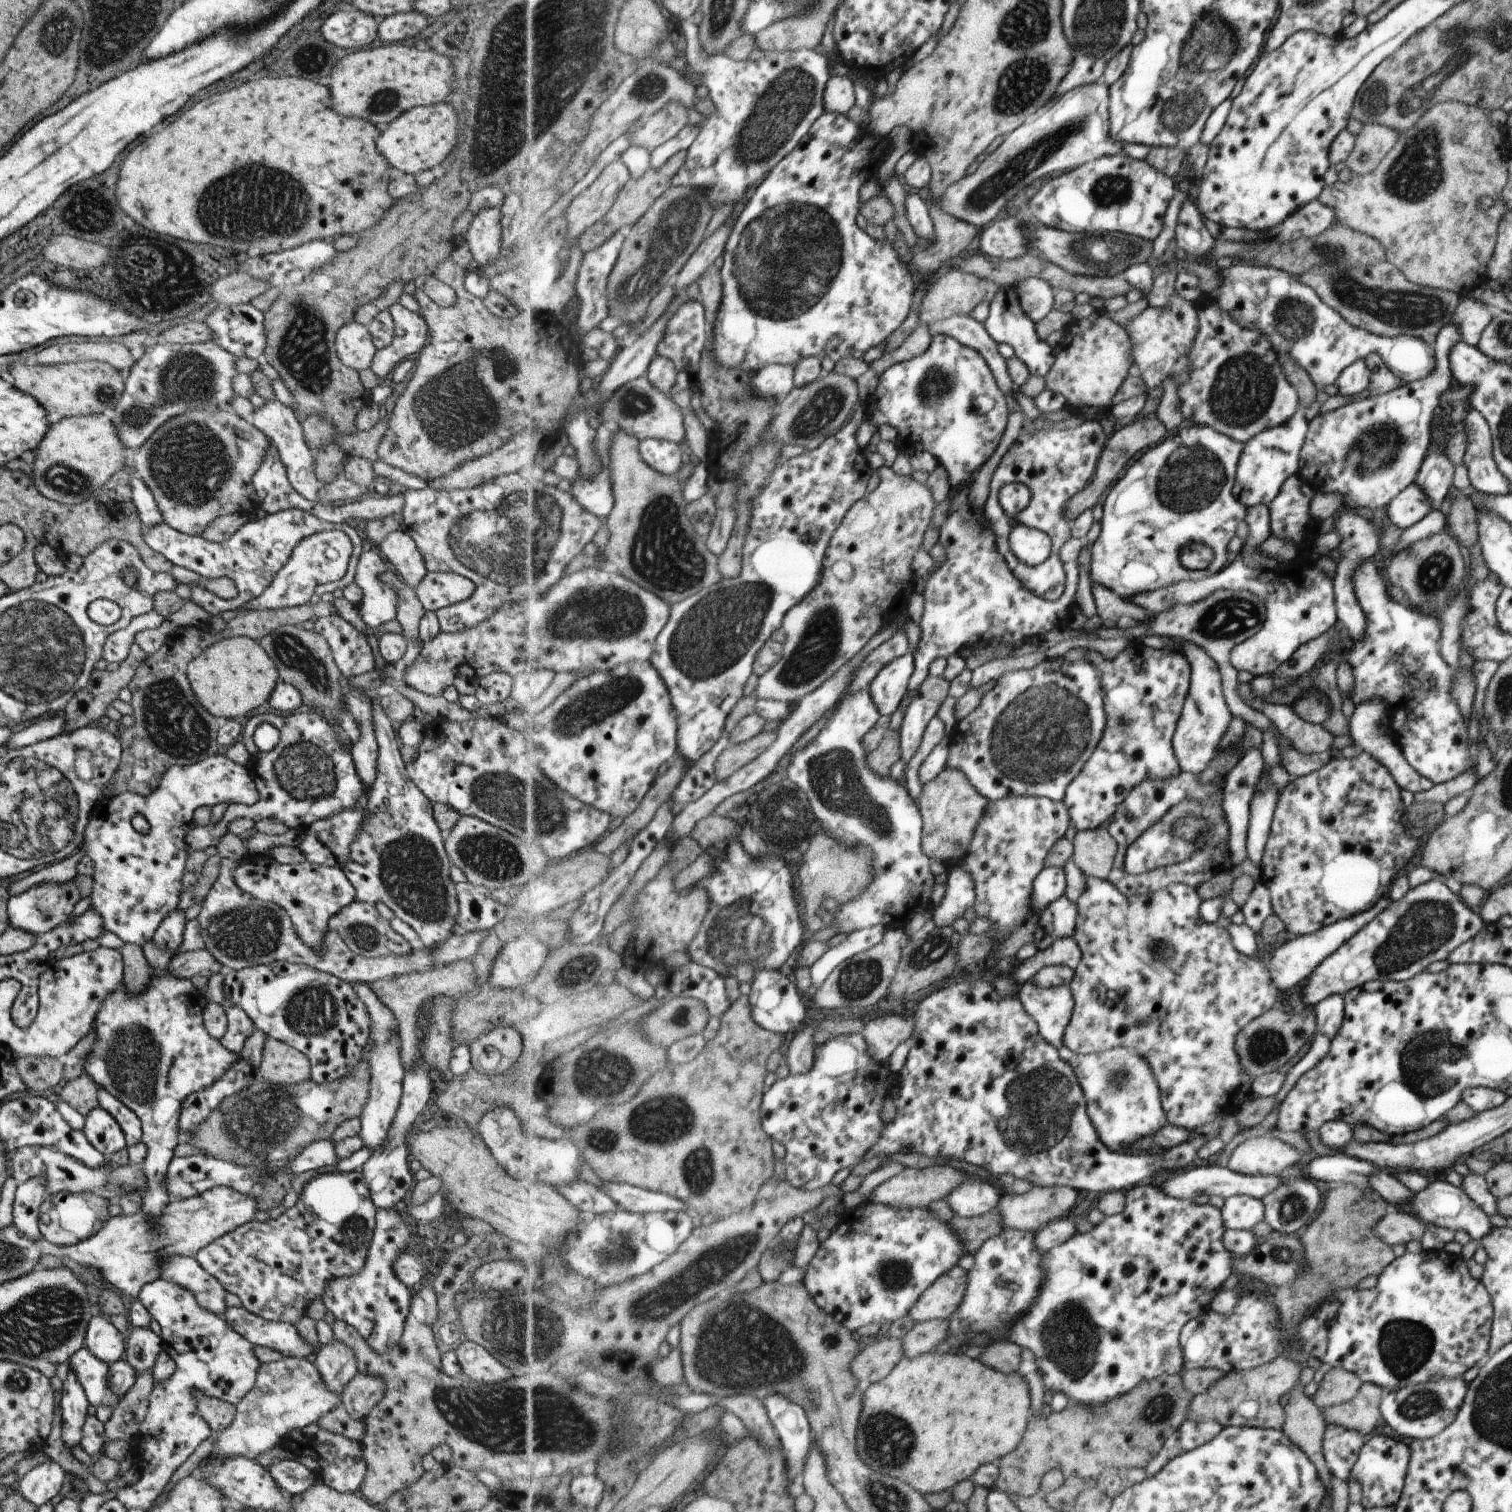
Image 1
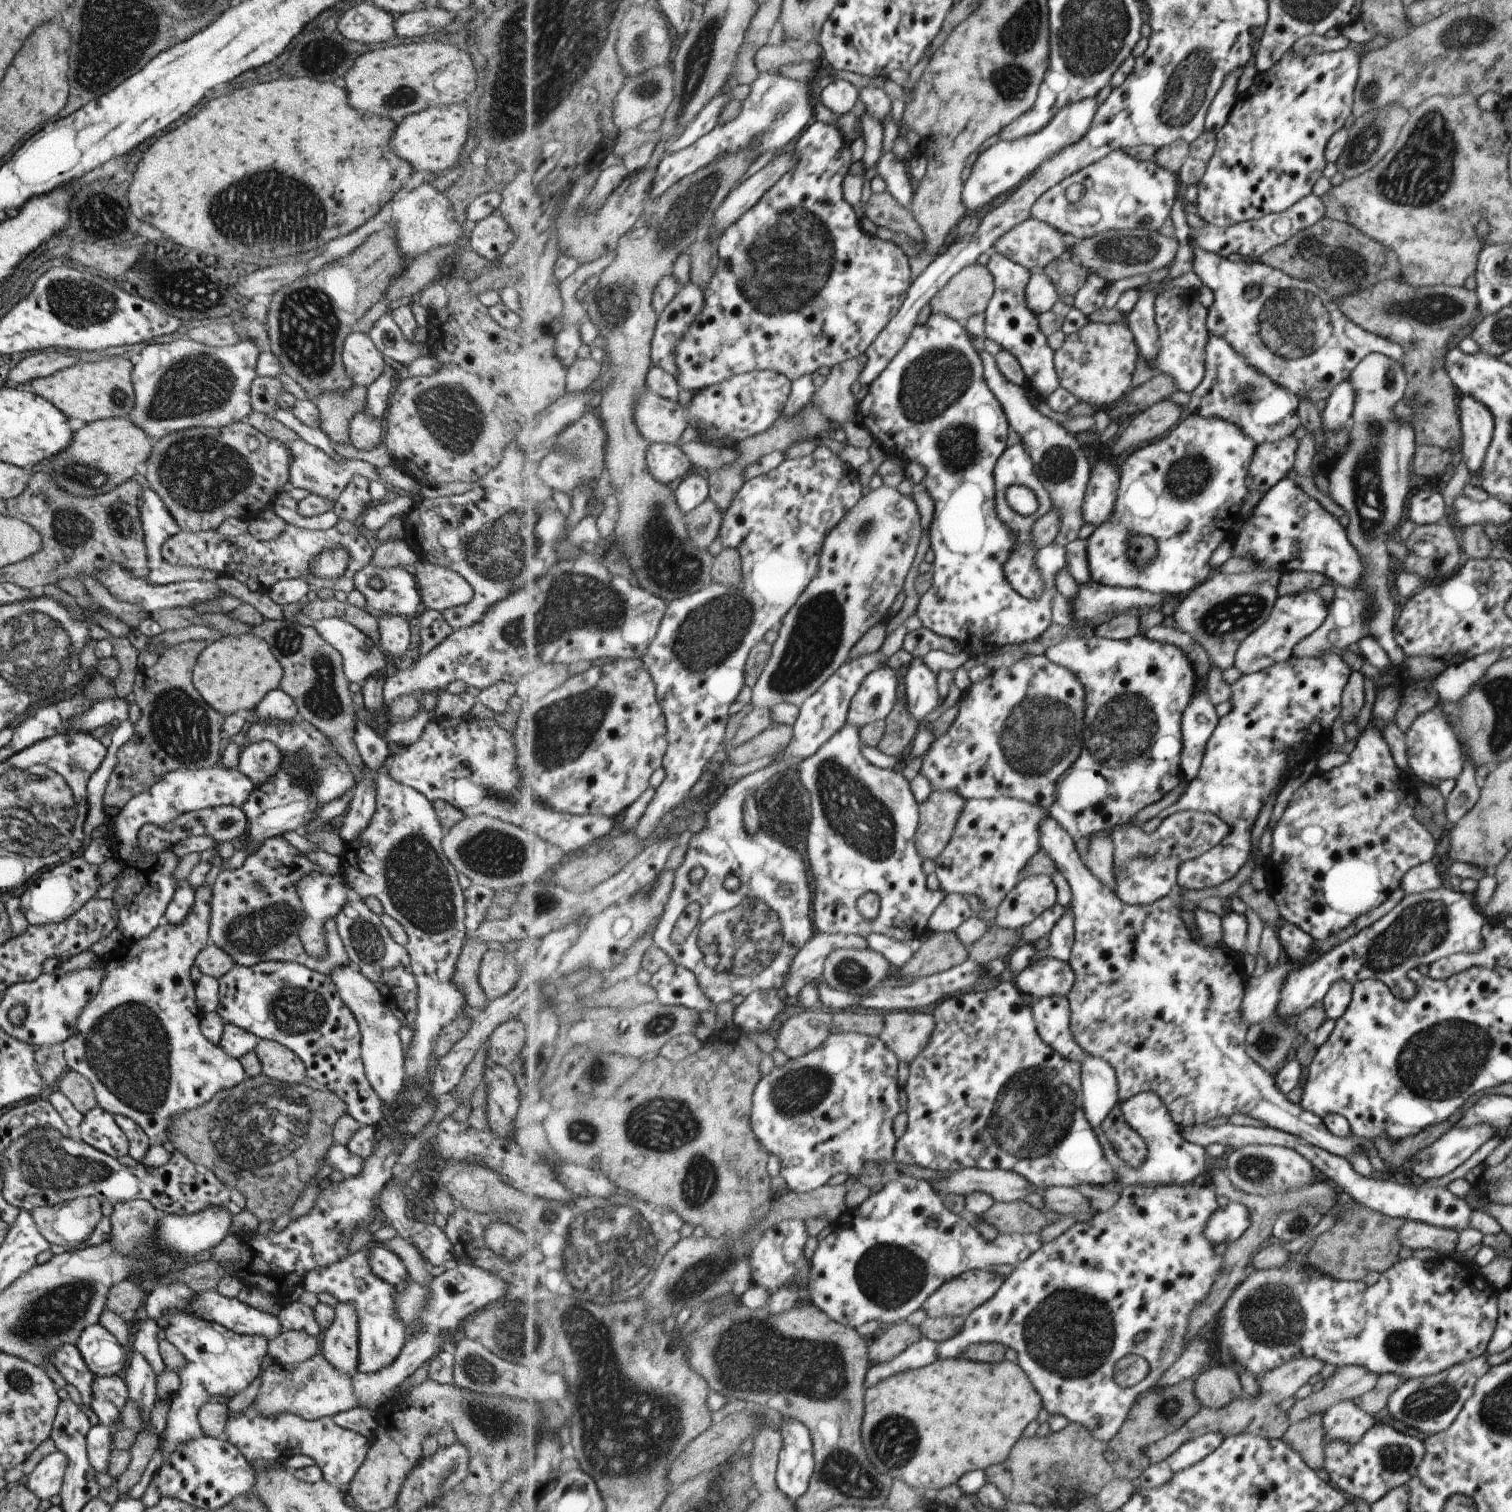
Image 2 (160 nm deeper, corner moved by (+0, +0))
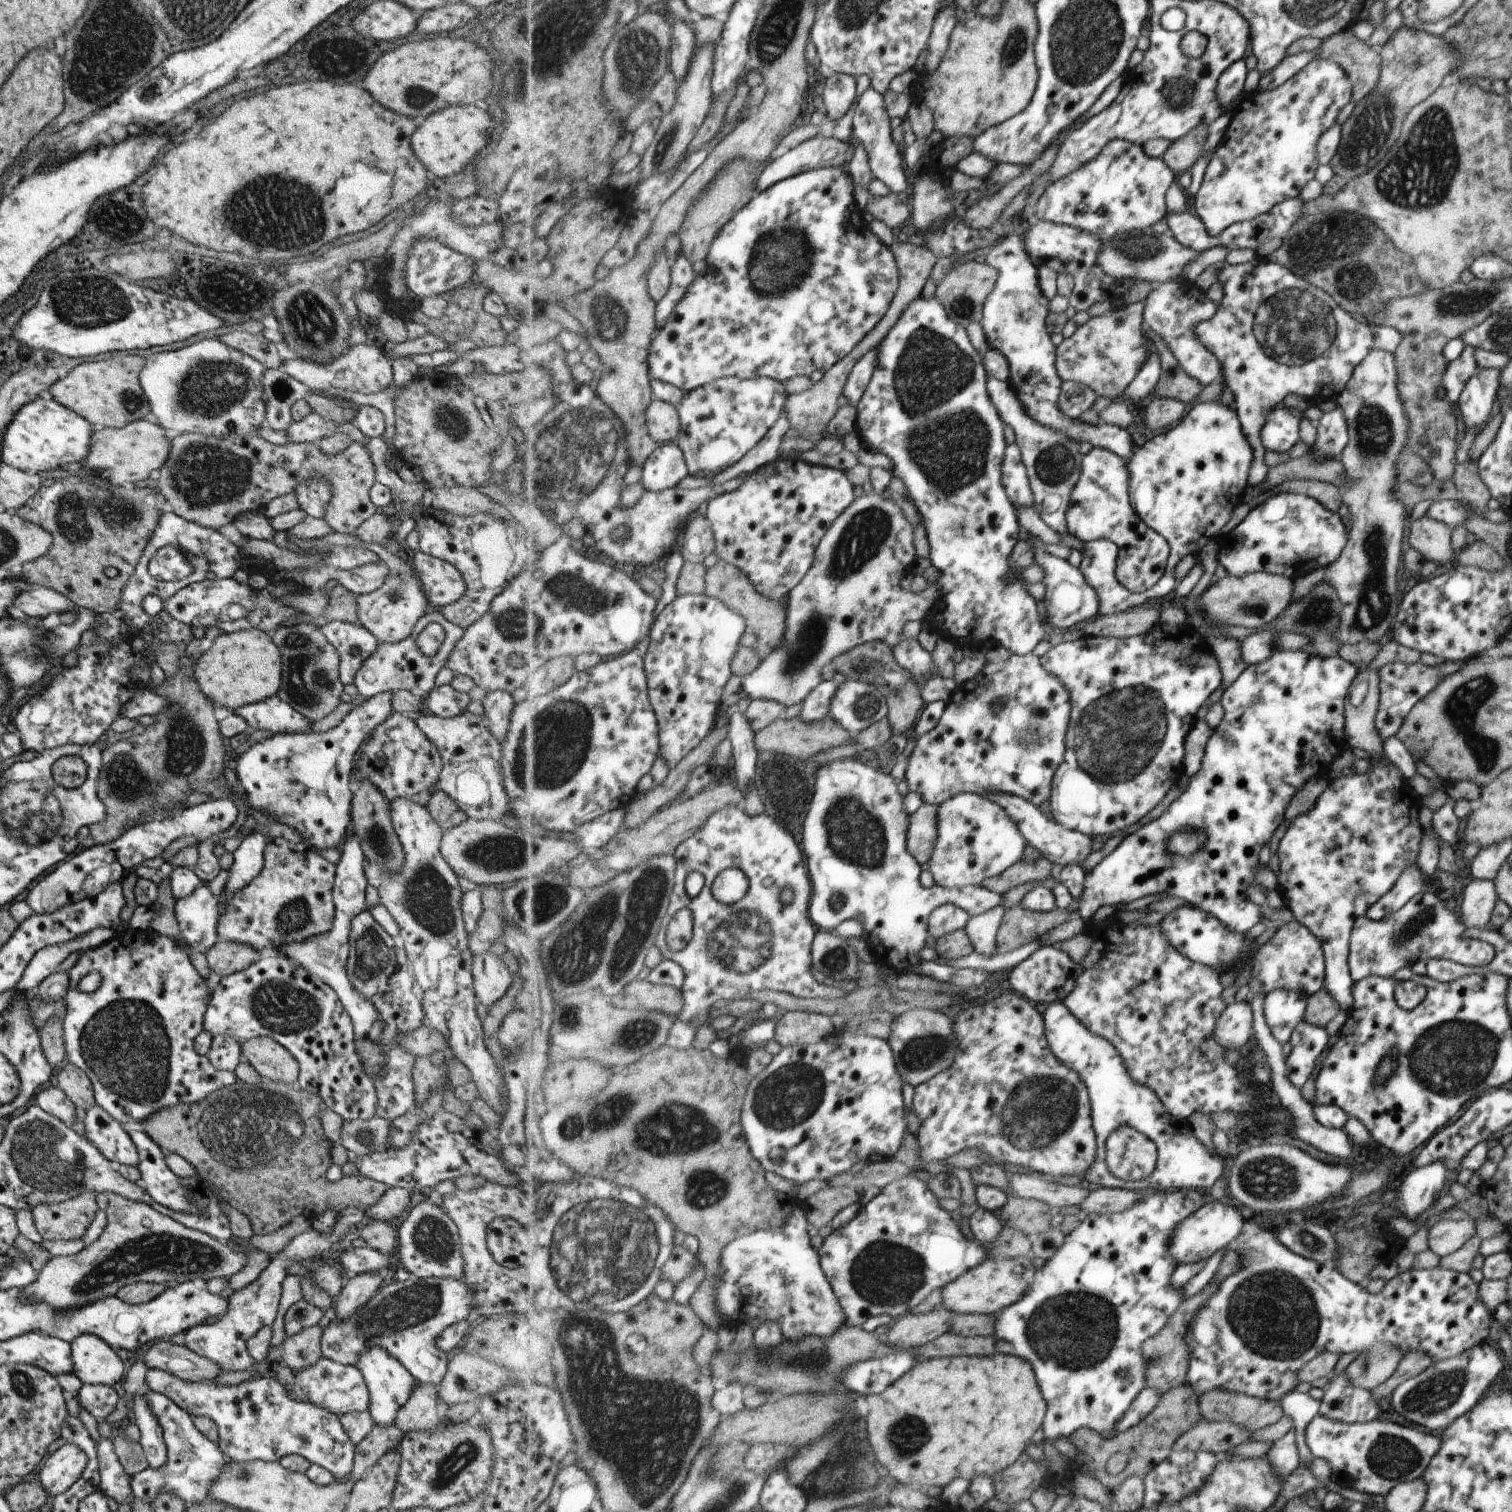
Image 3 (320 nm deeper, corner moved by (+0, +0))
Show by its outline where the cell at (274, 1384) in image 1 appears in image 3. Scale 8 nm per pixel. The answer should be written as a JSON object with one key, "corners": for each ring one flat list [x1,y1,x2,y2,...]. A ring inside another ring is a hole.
{"corners":[[321,1356,314,1365,294,1372,293,1380,291,1385,283,1386,294,1399,325,1408,338,1417,345,1413,360,1413,368,1407,368,1390,365,1381,354,1366,331,1362]]}

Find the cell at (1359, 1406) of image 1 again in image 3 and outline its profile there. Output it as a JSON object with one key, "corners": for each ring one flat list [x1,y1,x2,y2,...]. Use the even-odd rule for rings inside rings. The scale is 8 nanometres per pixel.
{"corners":[[1410,1350,1403,1354,1402,1359,1399,1361,1397,1368,1393,1371,1393,1374,1385,1381,1376,1386,1370,1393,1376,1400,1390,1395,1399,1384,1409,1380,1412,1376,1419,1374,1422,1370,1425,1370,1432,1360,1428,1354,1421,1352,1420,1350]]}

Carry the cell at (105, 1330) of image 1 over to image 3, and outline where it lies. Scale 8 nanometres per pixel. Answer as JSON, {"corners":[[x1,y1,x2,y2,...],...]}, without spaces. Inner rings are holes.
{"corners":[[93,1335,70,1342,72,1373,82,1385,113,1386,123,1376,123,1363,110,1346]]}

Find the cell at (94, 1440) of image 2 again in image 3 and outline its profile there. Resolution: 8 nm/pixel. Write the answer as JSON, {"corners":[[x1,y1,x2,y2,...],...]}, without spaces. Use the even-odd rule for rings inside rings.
{"corners":[[100,1437,96,1448,98,1475,100,1476,99,1491,107,1498,113,1498,118,1506,129,1505,133,1496,128,1485,130,1477,119,1464,115,1456,112,1441]]}

